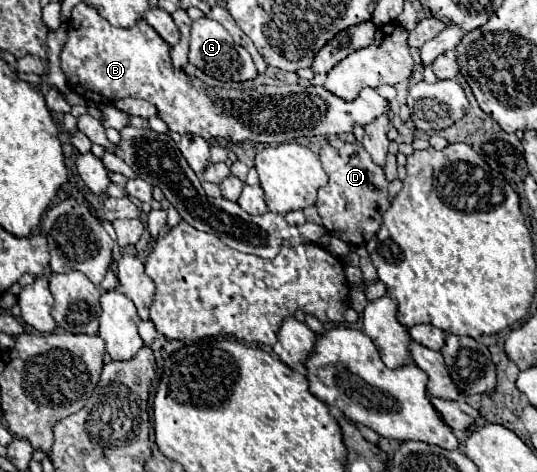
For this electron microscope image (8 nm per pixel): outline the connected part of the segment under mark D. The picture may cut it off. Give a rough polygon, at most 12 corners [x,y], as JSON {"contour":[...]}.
{"contour":[[360,143],[324,145],[316,201],[330,235],[366,245],[390,207]]}

